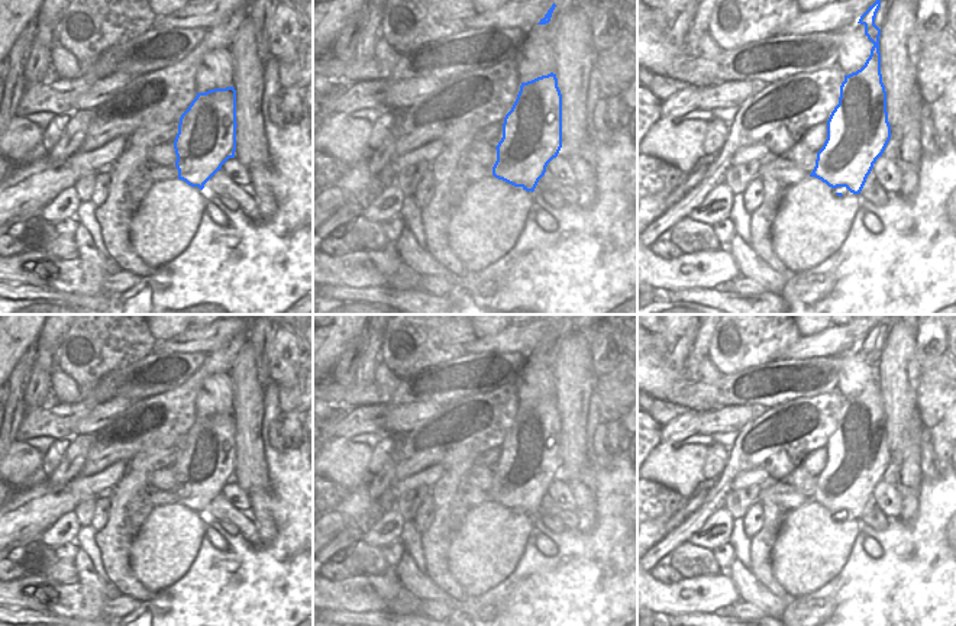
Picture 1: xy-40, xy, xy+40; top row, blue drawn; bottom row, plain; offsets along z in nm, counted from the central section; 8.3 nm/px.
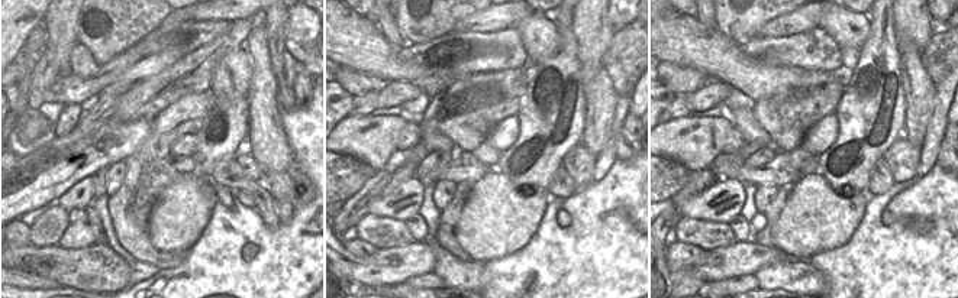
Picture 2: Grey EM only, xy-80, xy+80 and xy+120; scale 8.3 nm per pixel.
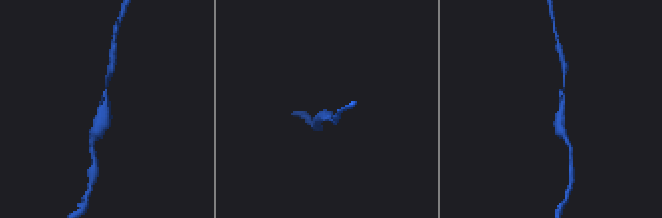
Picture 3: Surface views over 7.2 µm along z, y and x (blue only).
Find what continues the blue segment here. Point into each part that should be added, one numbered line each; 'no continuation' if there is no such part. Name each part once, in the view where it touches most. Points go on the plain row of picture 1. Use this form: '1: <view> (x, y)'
no continuation

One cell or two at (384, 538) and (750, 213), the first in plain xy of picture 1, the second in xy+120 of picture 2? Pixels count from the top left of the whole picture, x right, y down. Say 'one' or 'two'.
two

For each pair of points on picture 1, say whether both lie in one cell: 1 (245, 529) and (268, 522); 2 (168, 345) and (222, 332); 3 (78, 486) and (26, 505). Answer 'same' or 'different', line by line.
1: different
2: same
3: same

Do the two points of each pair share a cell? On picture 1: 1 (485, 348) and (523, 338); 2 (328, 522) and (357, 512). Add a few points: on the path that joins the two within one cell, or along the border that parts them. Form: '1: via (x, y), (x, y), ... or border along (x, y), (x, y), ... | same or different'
1: via (494, 345), (514, 341) | same
2: via (335, 522), (341, 522), (349, 515) | same

